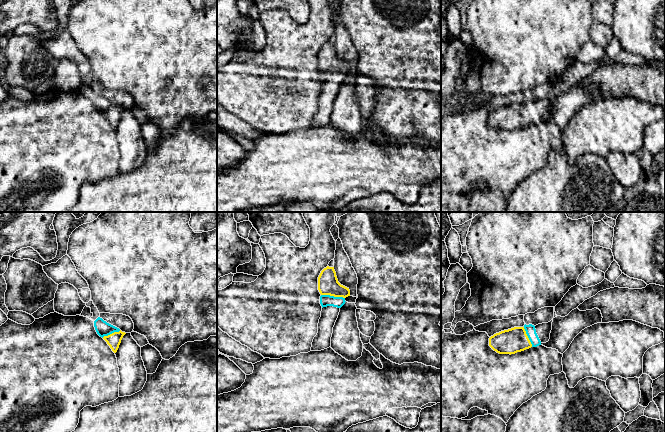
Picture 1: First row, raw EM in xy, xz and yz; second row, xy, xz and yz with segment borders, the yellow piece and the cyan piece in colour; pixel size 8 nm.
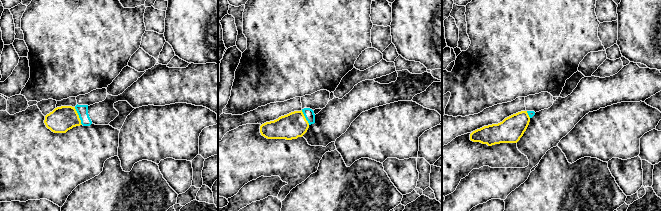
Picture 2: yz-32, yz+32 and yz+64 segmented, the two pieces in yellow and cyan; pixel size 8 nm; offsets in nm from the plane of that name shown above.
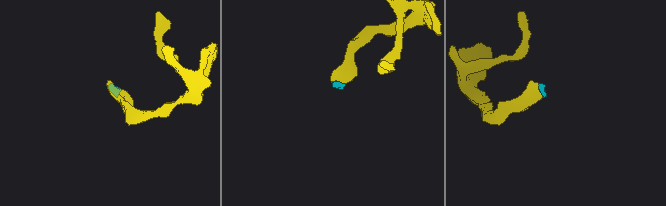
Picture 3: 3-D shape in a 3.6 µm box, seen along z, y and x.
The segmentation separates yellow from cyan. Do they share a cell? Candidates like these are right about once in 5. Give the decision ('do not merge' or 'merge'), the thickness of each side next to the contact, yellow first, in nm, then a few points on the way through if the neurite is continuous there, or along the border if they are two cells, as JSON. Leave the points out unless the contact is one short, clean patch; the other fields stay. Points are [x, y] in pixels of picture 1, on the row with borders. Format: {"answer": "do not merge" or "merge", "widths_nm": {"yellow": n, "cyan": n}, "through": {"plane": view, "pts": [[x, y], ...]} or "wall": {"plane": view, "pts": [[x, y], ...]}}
{"answer": "merge", "widths_nm": {"yellow": 170, "cyan": 100}, "through": {"plane": "xz", "pts": [[328, 284], [333, 295], [325, 300]]}}

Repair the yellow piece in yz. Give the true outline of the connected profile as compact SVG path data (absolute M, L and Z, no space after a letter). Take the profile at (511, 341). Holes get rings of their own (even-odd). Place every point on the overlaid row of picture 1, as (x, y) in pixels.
M553 319L536 326L529 324L501 331L489 338L489 346L499 354L515 354L537 347L550 339Z

